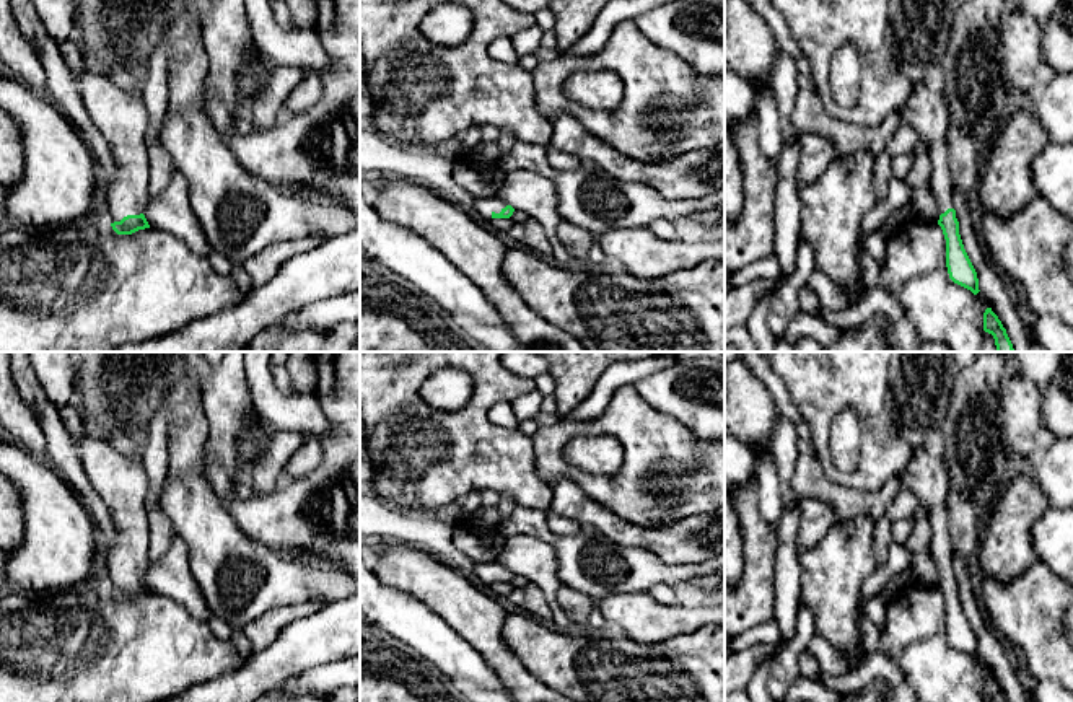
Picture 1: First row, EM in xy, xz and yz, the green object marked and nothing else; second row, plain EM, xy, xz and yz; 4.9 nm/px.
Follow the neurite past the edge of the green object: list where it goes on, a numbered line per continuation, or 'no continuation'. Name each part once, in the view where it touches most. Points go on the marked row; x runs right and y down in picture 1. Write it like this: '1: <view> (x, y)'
1: xy (121, 116)

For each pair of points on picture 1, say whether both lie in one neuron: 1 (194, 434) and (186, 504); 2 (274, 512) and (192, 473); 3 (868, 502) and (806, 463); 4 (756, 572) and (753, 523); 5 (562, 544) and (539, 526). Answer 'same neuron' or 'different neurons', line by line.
1: same neuron
2: different neurons
3: same neuron
4: same neuron
5: same neuron

